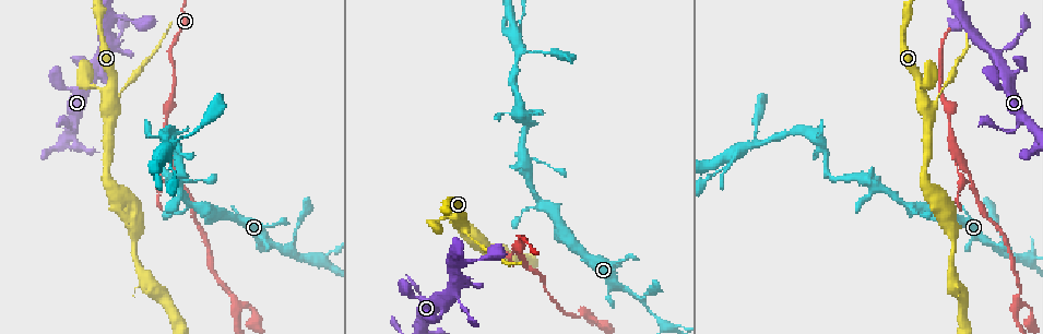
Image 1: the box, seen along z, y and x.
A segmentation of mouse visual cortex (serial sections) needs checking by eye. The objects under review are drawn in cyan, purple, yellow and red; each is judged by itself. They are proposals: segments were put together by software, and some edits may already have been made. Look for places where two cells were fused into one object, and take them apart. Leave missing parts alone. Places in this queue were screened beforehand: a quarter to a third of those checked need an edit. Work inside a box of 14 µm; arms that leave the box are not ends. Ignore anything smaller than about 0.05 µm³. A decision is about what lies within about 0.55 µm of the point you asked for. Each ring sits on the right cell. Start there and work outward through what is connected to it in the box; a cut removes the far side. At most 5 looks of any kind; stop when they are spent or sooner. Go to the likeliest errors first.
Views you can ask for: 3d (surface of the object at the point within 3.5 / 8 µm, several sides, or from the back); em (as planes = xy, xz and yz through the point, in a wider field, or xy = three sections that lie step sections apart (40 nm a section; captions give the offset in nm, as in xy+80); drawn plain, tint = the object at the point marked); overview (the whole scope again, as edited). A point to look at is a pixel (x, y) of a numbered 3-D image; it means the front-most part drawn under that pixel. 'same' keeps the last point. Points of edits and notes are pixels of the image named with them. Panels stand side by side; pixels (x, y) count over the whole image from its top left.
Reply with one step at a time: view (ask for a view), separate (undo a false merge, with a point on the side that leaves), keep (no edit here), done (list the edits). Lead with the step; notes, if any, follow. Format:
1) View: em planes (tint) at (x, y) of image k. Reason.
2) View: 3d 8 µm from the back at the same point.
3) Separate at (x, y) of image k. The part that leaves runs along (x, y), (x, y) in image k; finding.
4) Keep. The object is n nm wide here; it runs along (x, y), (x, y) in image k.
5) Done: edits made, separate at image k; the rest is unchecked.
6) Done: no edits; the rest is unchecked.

View: 3d 3.5 µm at (999, 250) of image 1. Abrupt turn.

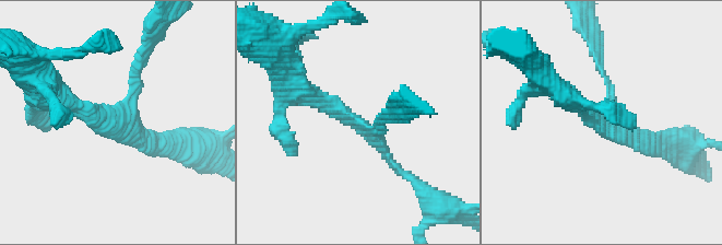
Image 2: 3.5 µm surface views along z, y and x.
View: em planes (tint) at (604, 123) of image 2. 3 arms meet here; the arms are 100, 150, 200 nm wide.

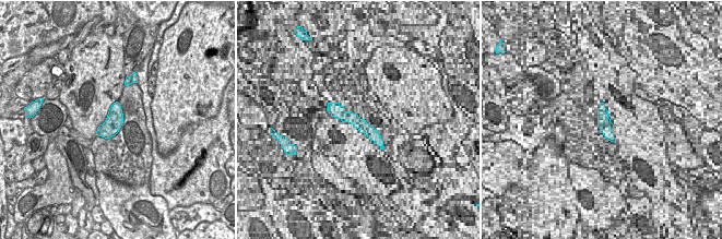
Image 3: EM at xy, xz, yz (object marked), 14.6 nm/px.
Keep. Continuous, no second cell.

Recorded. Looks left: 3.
View: 3d 3.5 µm at (955, 153) of image 1. Arms part here.

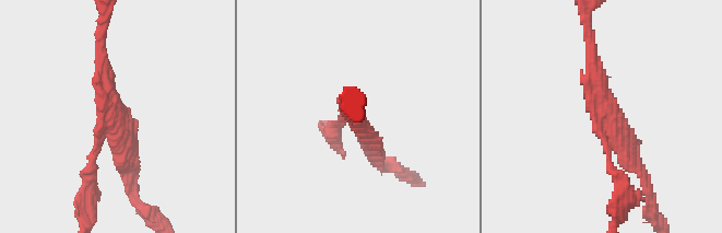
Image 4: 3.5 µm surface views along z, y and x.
View: em xy step 3 (tint) at (357, 125) of image 4. 3 arms meet here; the arms are 100, 200, 250 nm wide.

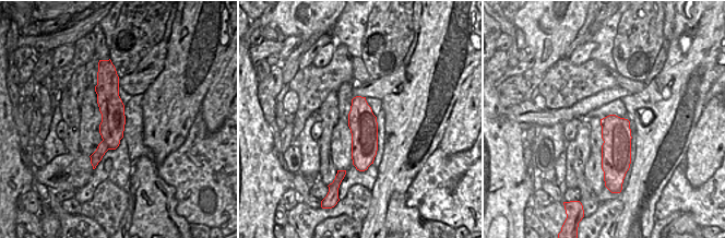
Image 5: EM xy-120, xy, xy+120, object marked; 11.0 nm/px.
Separate at (618, 176) of image 4. The part that leaves runs along (604, 144), (624, 187), (615, 221) in image 4; two cells meet here.

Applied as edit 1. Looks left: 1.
Done: edits made, separate at image 4; the rest is unchecked.

